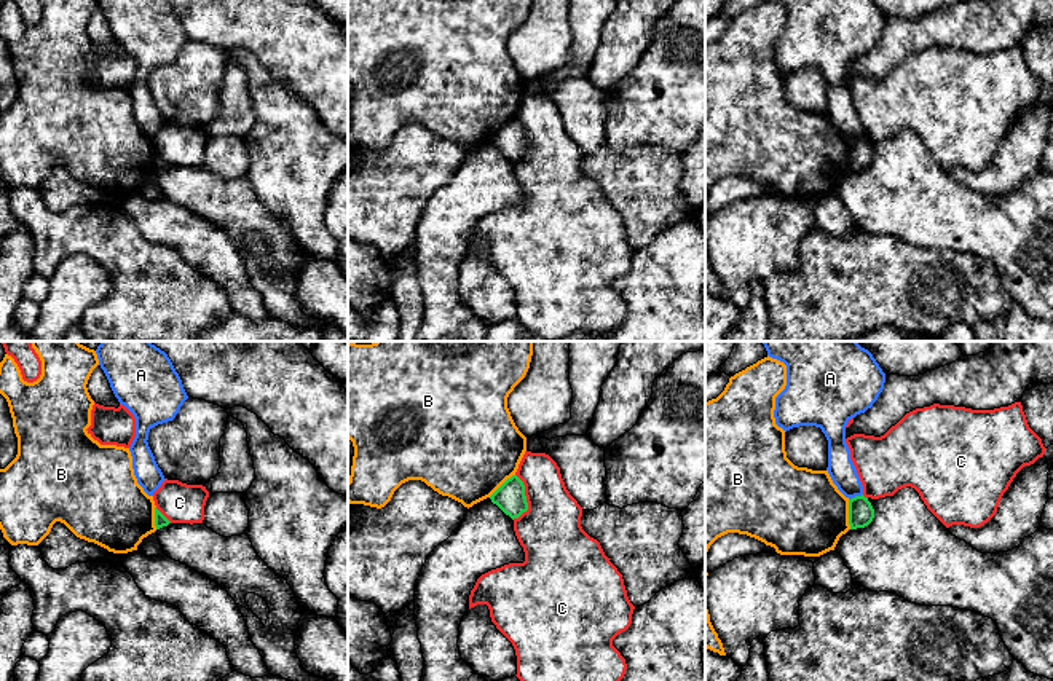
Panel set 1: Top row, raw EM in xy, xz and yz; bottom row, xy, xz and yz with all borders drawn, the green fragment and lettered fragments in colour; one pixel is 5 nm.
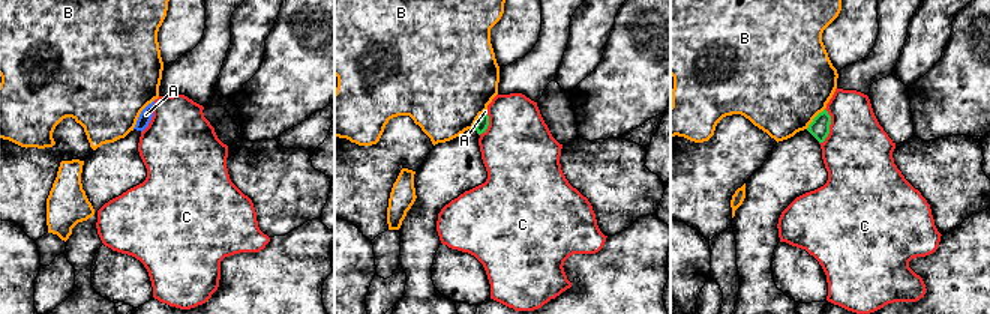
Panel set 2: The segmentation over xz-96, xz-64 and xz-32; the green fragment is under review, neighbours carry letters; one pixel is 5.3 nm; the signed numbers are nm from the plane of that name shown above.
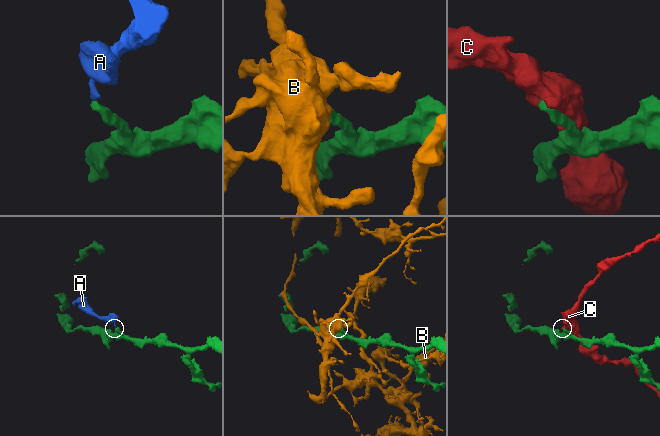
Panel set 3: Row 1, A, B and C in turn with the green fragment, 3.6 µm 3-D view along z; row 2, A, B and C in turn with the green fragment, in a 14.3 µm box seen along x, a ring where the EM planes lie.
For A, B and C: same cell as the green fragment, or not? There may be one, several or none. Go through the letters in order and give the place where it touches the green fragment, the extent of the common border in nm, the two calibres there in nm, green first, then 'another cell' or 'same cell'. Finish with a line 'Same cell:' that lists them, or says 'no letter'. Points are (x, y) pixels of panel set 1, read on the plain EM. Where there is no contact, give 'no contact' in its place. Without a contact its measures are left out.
A: meets green in yz at (855, 139); contact 80 nm long; 130 nm thick on the green side, 140 nm on the other; another cell
B: meets green in yz at (849, 157); contact 150 nm long; 130 nm thick on the green side, 440 nm on the other; another cell
C: meets green in xz at (525, 142); contact 240 nm long; 150 nm thick on the green side, 320 nm on the other; another cell
Same cell: no letter

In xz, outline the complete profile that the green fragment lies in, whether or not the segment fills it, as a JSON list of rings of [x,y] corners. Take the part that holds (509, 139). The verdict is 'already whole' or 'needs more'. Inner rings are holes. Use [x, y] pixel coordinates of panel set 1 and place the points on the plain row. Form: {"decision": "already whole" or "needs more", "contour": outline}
{"decision": "already whole", "contour": [[[517,118],[507,121],[490,142],[512,163],[528,153],[525,128]]]}

